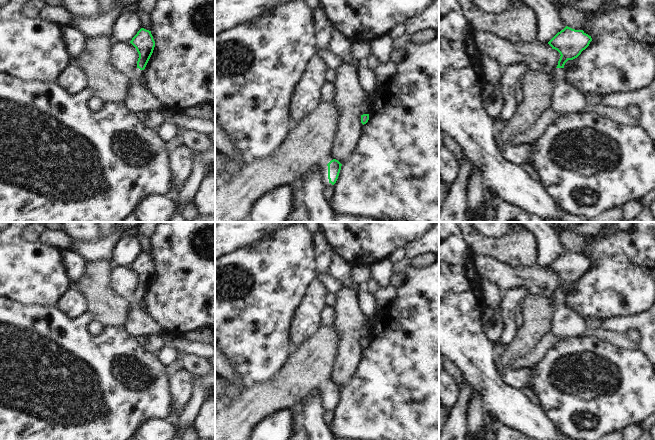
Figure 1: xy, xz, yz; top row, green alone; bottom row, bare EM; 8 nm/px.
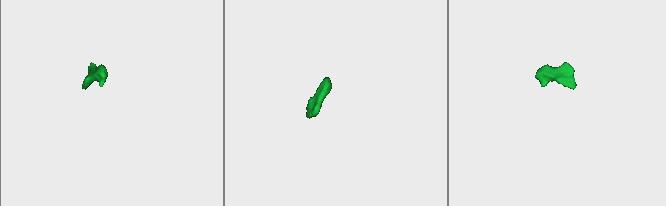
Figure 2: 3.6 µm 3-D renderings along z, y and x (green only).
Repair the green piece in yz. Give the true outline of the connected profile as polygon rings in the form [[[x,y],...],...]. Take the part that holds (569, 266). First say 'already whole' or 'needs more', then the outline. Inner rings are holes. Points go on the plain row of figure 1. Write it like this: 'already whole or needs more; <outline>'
needs more; [[[566,250],[548,266],[561,279],[554,294],[556,308],[551,325],[551,332],[561,338],[583,337],[589,330],[586,319],[566,306],[564,289],[568,284],[577,282],[591,265],[591,260],[583,254]]]

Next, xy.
needs more; [[[141,252],[132,262],[130,267],[136,272],[139,282],[137,285],[137,291],[130,298],[131,308],[123,328],[127,333],[134,337],[147,334],[158,335],[162,332],[161,327],[153,318],[140,308],[143,294],[145,293],[155,271],[155,265],[151,255]]]

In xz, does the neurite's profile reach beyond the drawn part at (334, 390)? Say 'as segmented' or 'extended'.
as segmented

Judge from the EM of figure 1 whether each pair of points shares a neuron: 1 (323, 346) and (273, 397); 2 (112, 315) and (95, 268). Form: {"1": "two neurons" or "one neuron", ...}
{"1": "one neuron", "2": "one neuron"}

